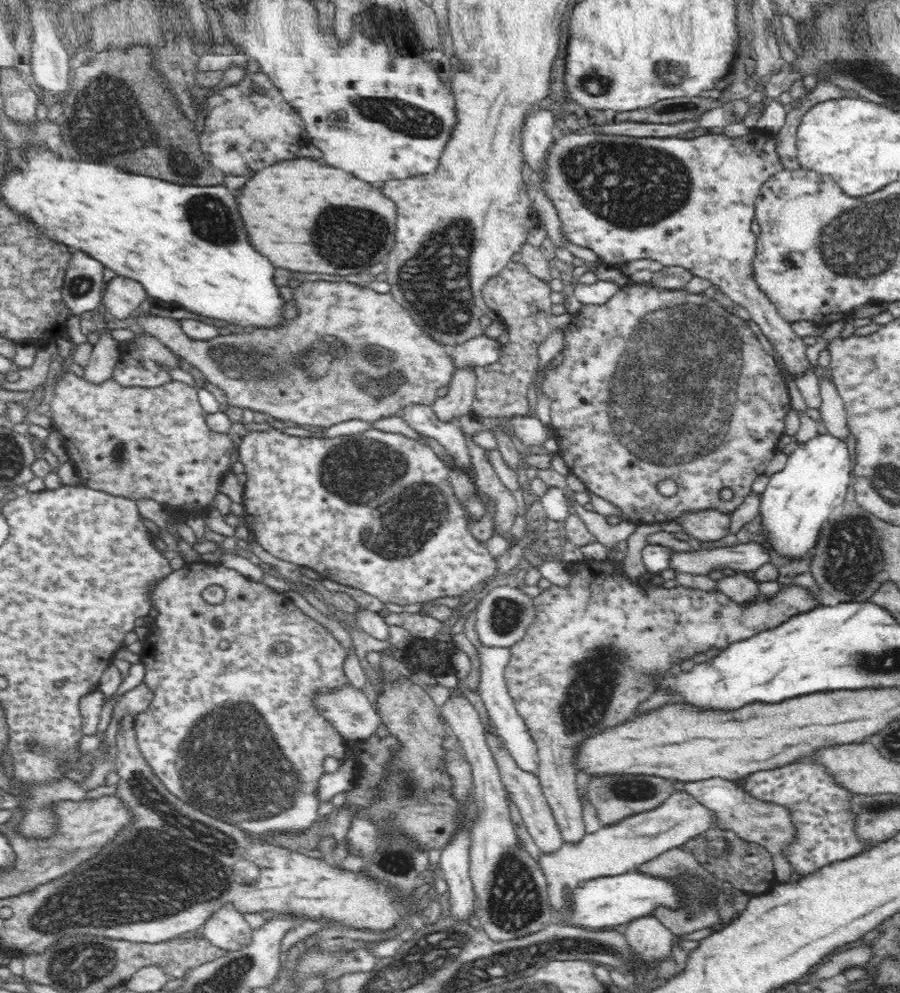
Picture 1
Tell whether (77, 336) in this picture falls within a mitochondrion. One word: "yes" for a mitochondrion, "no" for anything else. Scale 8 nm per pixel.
no

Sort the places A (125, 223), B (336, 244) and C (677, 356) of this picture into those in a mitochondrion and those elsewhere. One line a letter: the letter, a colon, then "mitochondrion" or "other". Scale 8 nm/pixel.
A: other
B: mitochondrion
C: mitochondrion

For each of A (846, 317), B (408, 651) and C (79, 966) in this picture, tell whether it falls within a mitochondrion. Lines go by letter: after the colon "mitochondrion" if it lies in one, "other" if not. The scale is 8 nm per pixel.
A: other
B: other
C: mitochondrion

